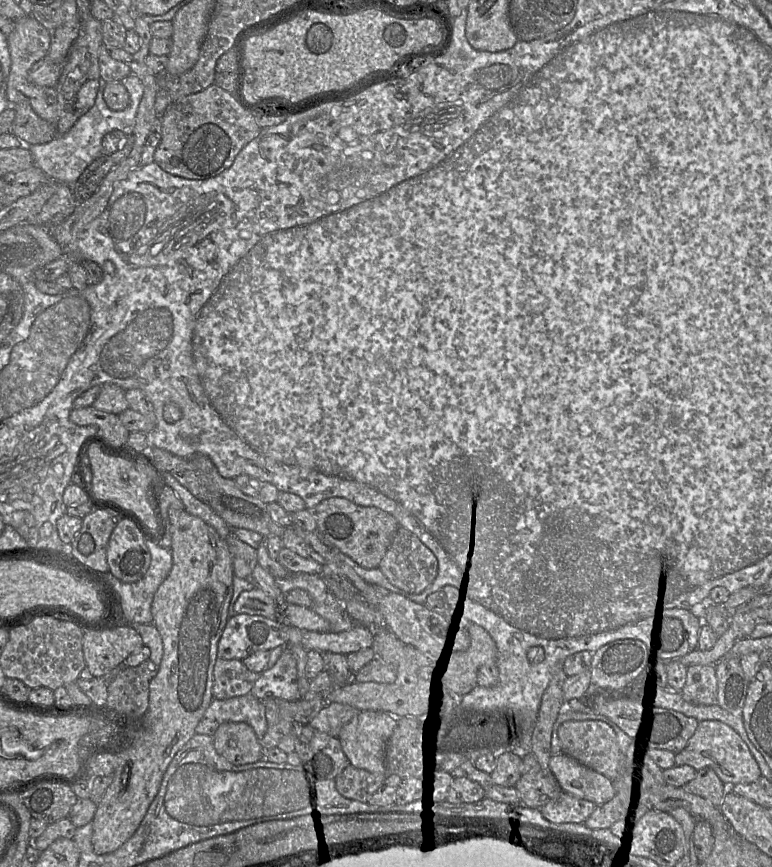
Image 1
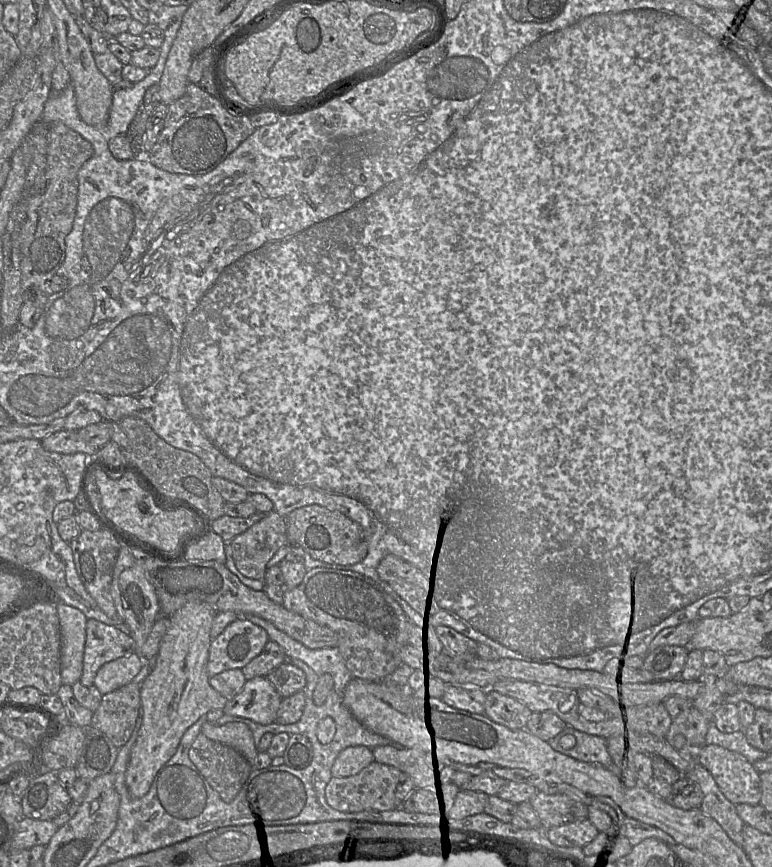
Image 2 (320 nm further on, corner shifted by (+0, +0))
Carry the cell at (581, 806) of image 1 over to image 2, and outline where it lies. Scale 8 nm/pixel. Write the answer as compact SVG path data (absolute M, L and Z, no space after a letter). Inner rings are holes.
M571 820L560 827L547 830L548 839L556 846L583 847L598 834L598 830L588 820Z

